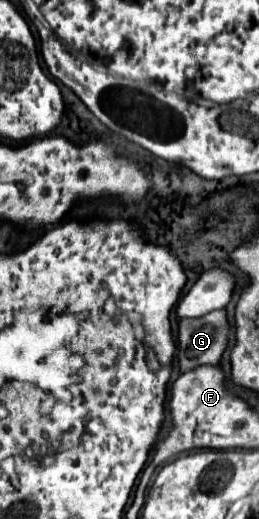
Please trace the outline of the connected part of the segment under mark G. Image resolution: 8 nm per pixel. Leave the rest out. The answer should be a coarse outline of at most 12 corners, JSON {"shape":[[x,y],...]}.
{"shape":[[226,310],[182,320],[180,370],[218,364],[228,348]]}

